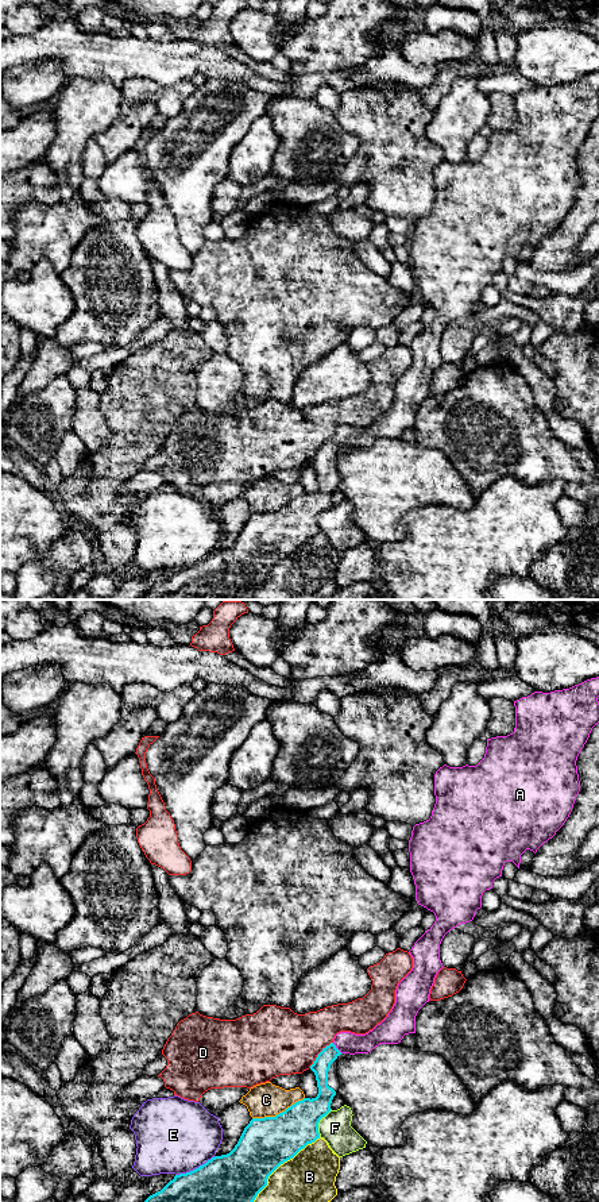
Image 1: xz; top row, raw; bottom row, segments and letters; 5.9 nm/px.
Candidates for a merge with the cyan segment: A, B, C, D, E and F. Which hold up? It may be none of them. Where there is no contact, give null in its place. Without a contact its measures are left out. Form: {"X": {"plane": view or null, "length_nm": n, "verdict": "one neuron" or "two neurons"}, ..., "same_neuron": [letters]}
{"A": {"plane": "xz", "length_nm": 90, "verdict": "one neuron"}, "B": {"plane": "xz", "length_nm": 550, "verdict": "two neurons"}, "C": {"plane": "xz", "length_nm": 340, "verdict": "two neurons"}, "D": {"plane": "xz", "length_nm": 220, "verdict": "two neurons"}, "E": {"plane": "xz", "length_nm": 260, "verdict": "two neurons"}, "F": {"plane": "xz", "length_nm": 180, "verdict": "two neurons"}, "same_neuron": ["A"]}

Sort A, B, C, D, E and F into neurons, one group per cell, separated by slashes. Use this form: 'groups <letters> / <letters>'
groups A / B / C / D / E / F

